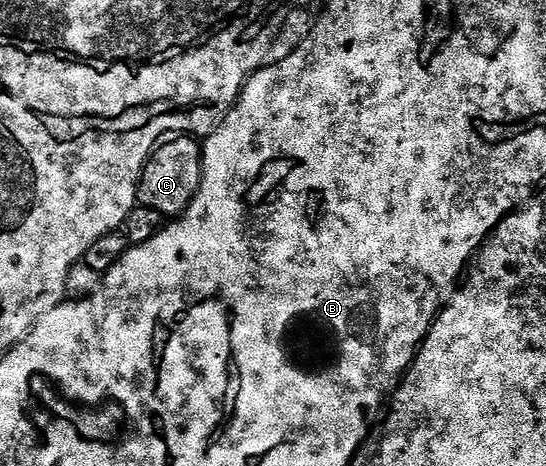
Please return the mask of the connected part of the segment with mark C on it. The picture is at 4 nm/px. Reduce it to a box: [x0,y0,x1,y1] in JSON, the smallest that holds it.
[138,134,202,218]

